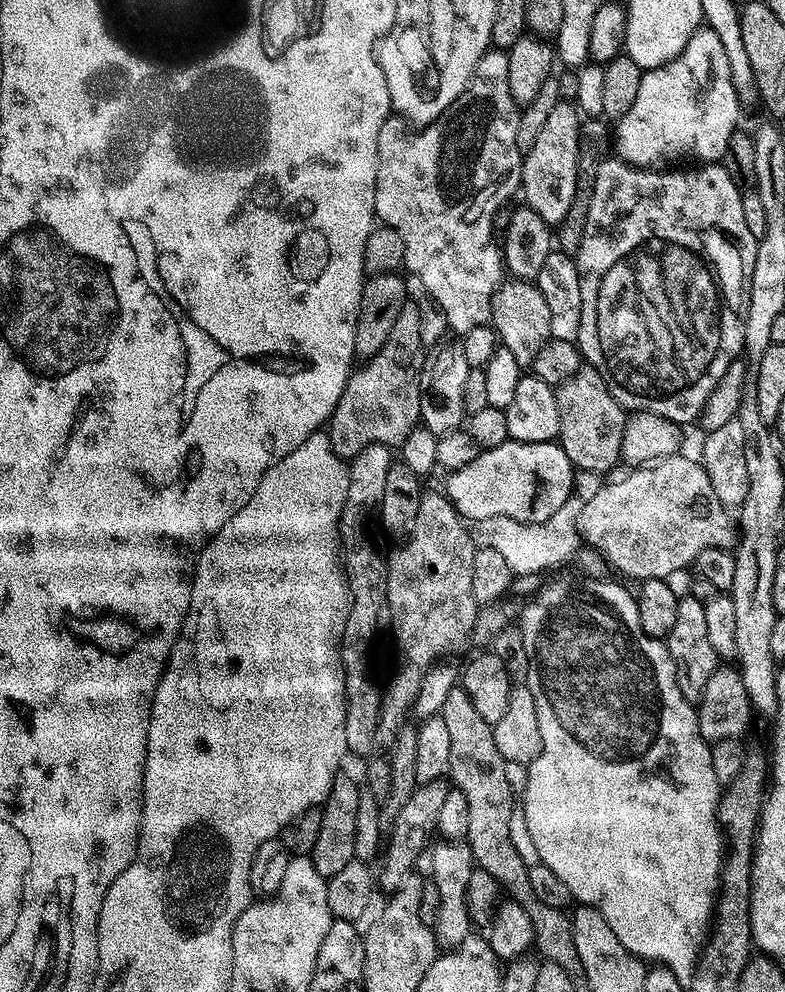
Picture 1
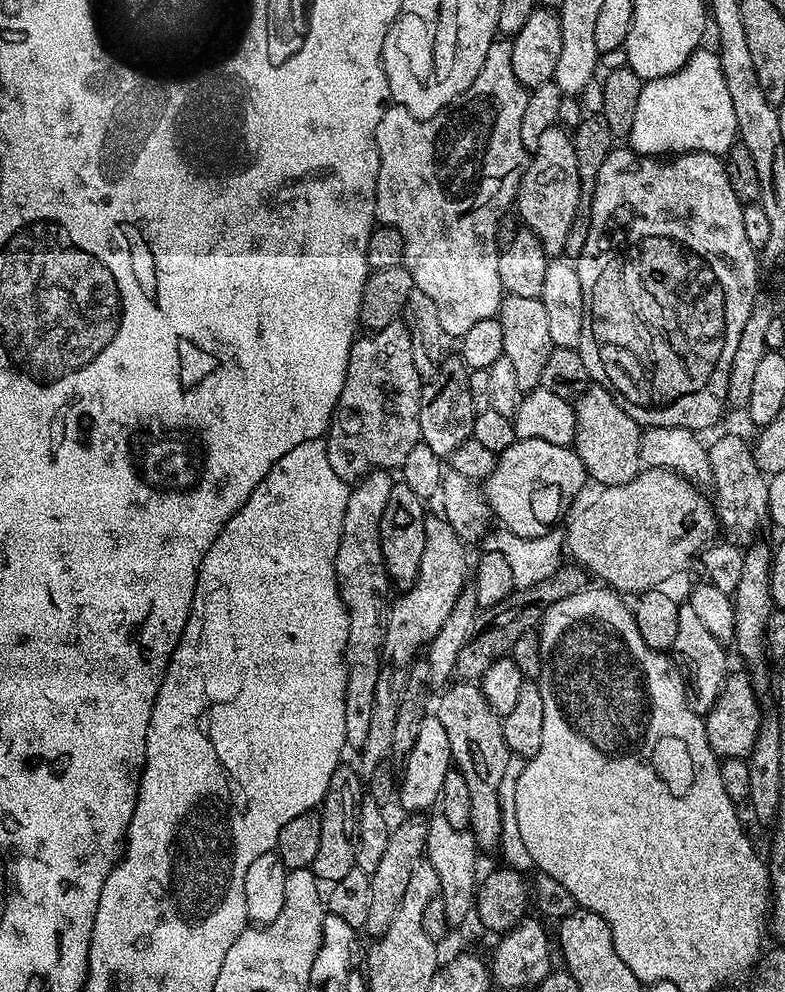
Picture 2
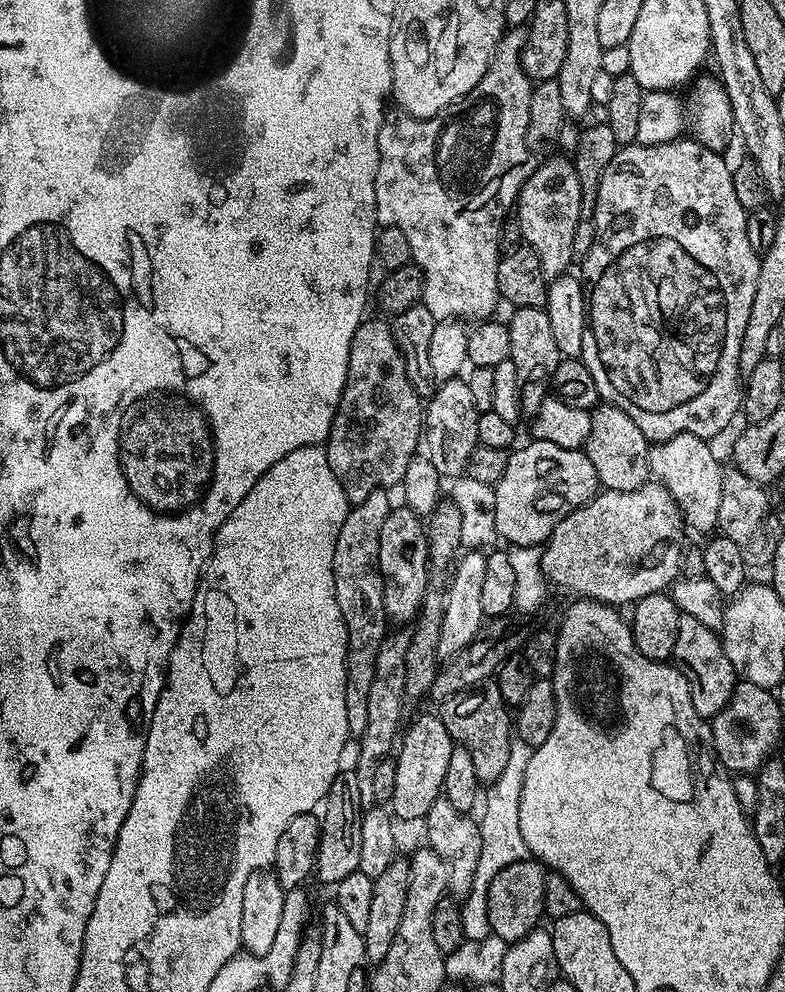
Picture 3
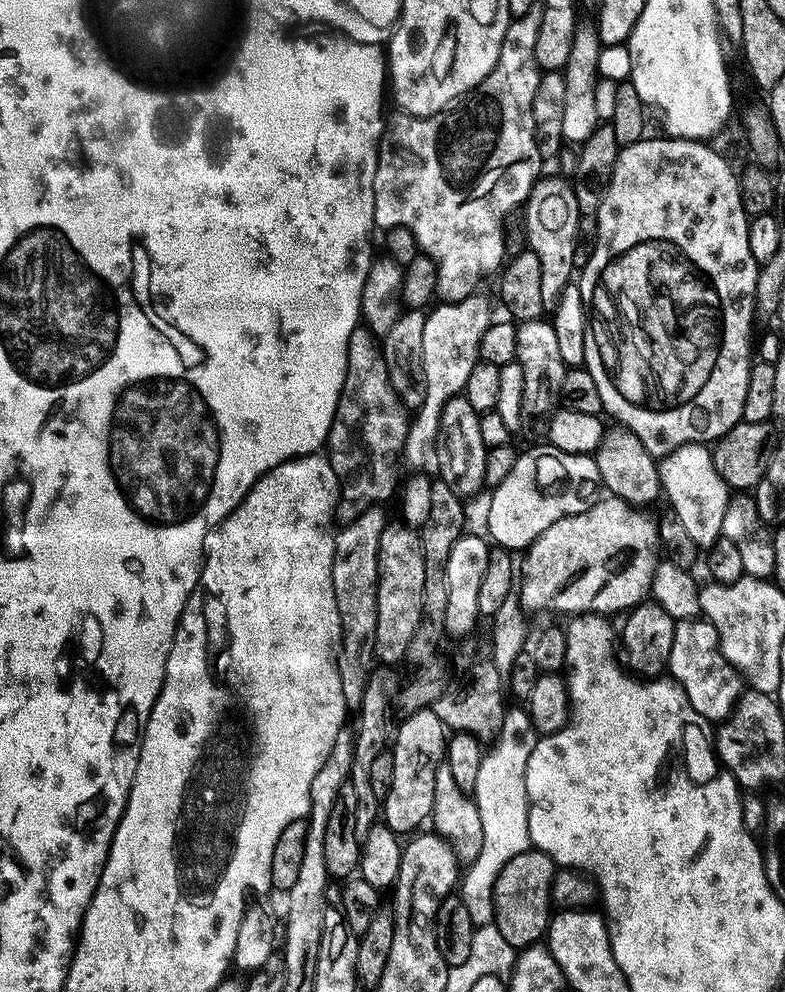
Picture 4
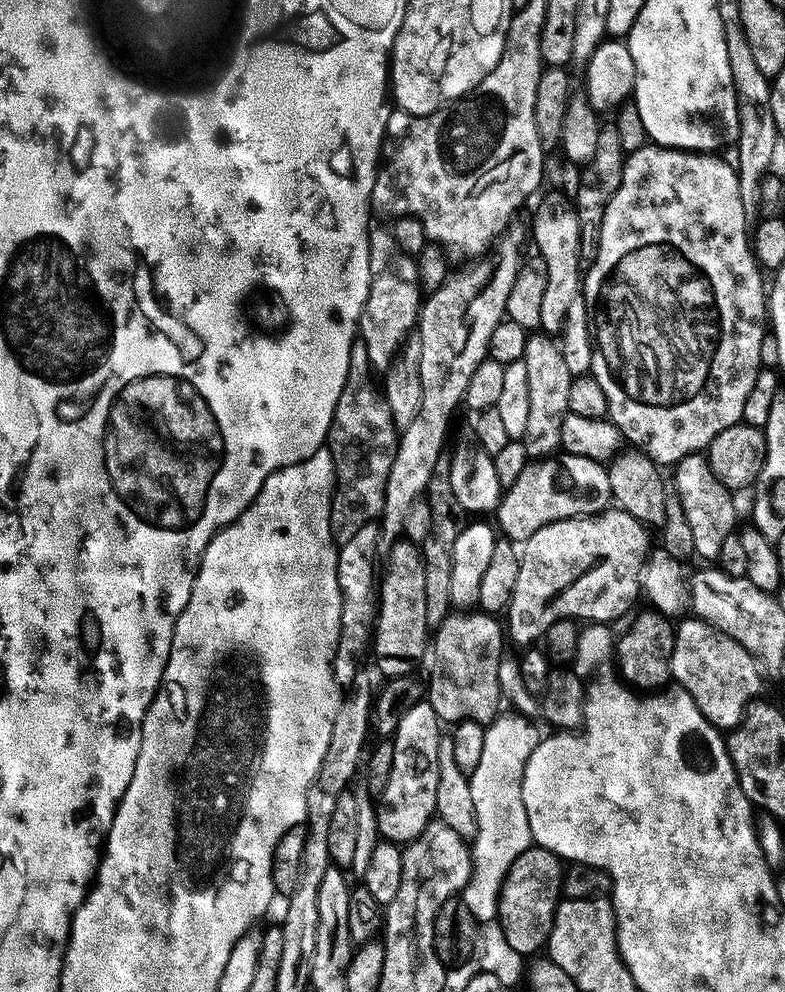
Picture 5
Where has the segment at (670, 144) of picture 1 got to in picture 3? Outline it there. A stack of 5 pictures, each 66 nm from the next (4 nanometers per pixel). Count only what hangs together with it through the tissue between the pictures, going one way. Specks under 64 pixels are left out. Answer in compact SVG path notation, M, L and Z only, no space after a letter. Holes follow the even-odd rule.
M697 79L687 89L687 92L689 91L688 116L684 113L684 104L676 97L679 95L675 91L645 91L644 97L642 98L642 111L638 114L636 143L665 144L671 140L679 140L685 135L684 127L688 124L689 130L692 131L689 133L691 133L698 143L705 144L710 150L723 153L725 151L724 147L728 144L728 135L731 137L734 132L730 98L726 98L726 90L720 85L719 79L711 79Z

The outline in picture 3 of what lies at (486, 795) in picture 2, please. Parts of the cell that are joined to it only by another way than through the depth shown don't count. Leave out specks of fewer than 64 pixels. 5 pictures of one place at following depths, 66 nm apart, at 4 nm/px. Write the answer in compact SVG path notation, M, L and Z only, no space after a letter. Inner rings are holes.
M488 682L475 690L461 692L451 700L444 701L440 709L440 720L452 735L453 741L467 750L476 779L481 782L493 782L504 775L514 743L513 737L511 738L514 736L514 720L510 715L509 705L505 704L496 683Z

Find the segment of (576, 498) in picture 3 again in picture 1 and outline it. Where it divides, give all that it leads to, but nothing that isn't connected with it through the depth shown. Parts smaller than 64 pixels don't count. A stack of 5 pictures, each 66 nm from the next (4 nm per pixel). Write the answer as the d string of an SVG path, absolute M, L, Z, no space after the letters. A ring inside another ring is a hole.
M509 438L502 446L483 449L474 462L470 462L470 466L449 471L446 495L461 517L468 522L501 516L519 524L541 524L573 499L572 475L574 469L570 458L566 458L559 443L518 442Z

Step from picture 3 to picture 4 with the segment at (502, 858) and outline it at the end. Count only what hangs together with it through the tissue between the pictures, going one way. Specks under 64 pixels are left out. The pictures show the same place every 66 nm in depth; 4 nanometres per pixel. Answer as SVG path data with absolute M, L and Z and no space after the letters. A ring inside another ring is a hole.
M500 780L497 784L481 782L476 786L474 799L478 806L478 814L482 814L483 849L478 850L478 858L473 864L467 865L465 872L468 873L465 876L463 873L462 879L459 881L458 895L462 902L465 903L472 923L479 926L493 923L494 906L492 905L492 895L494 894L494 882L498 878L502 866L506 866L506 862L510 862L510 858L529 851L530 841L528 839L528 798L526 796L526 786L523 782L516 784L511 784L508 780Z

